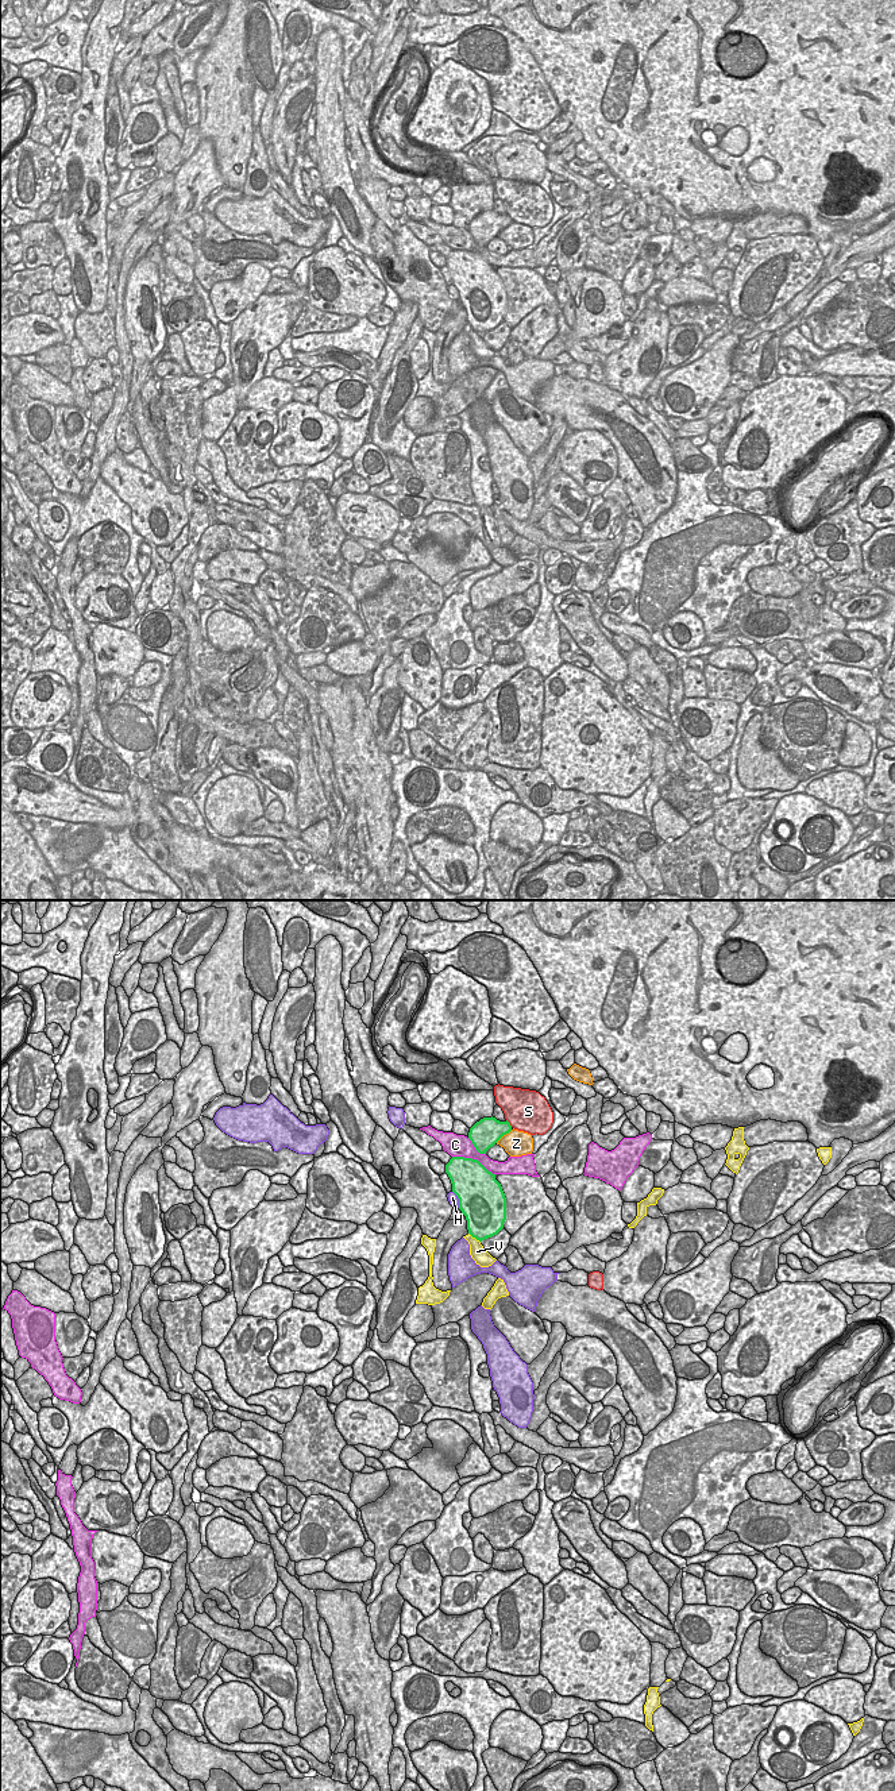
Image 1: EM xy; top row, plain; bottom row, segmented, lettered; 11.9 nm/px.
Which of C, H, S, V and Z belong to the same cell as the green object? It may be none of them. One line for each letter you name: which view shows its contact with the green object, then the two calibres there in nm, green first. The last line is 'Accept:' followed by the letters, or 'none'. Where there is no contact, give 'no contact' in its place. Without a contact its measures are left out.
C: contact in xy; calibres 460 and 260 nm
Accept: C

